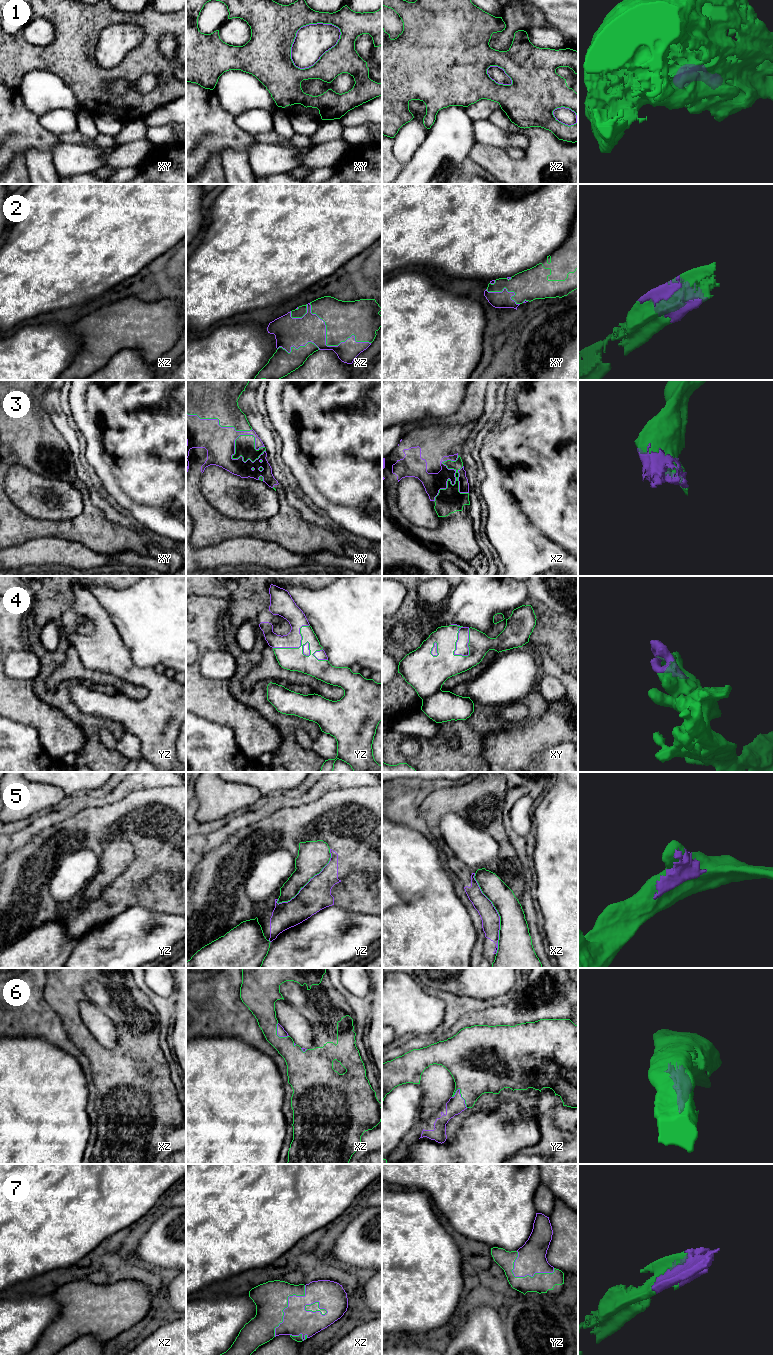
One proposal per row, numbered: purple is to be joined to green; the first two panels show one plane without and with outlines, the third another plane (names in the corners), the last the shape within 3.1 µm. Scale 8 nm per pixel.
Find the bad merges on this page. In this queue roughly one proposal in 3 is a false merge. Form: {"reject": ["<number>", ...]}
{"reject": ["1", "5"]}

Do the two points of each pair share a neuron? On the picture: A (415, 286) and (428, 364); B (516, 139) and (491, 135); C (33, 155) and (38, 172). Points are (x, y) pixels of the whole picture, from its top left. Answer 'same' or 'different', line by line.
A: same
B: same
C: same

